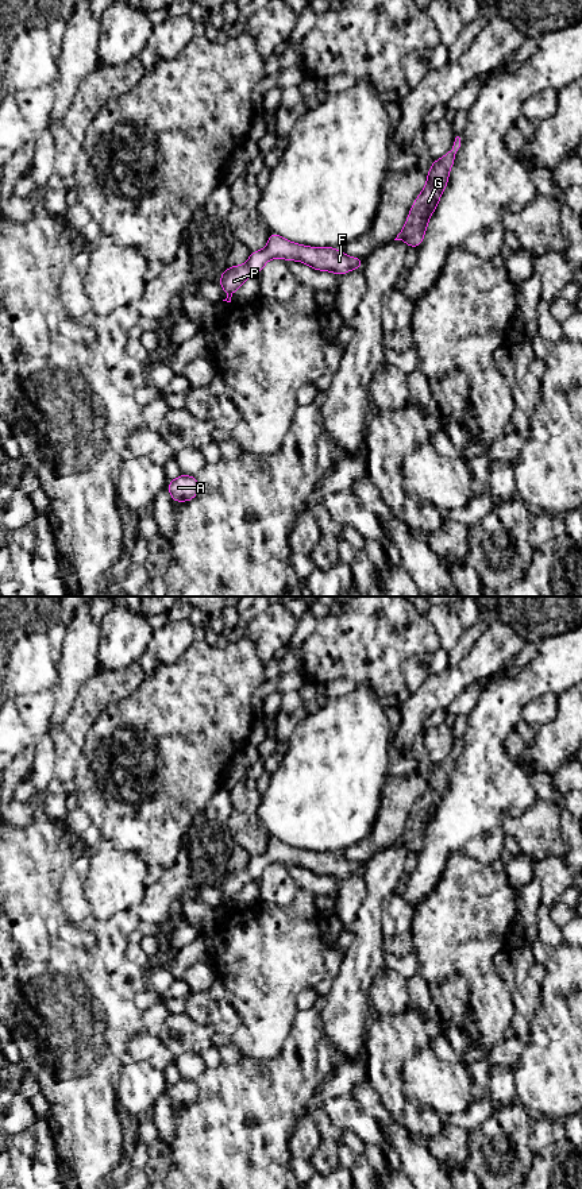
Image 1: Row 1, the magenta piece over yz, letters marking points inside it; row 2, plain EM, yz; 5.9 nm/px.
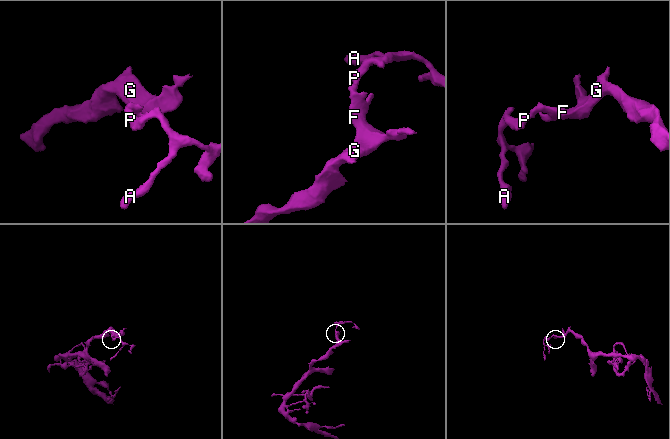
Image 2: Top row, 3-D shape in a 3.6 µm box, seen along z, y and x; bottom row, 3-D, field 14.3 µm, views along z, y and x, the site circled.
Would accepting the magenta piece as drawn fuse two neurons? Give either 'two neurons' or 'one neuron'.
one neuron

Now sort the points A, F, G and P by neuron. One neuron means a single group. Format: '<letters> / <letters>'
A F G P

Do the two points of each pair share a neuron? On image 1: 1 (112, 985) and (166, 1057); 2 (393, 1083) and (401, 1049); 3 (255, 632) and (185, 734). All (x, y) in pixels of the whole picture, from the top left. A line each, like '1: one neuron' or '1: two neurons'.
1: two neurons
2: one neuron
3: two neurons

